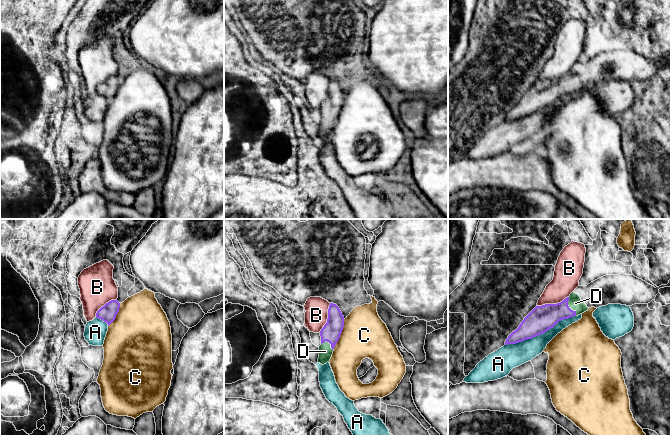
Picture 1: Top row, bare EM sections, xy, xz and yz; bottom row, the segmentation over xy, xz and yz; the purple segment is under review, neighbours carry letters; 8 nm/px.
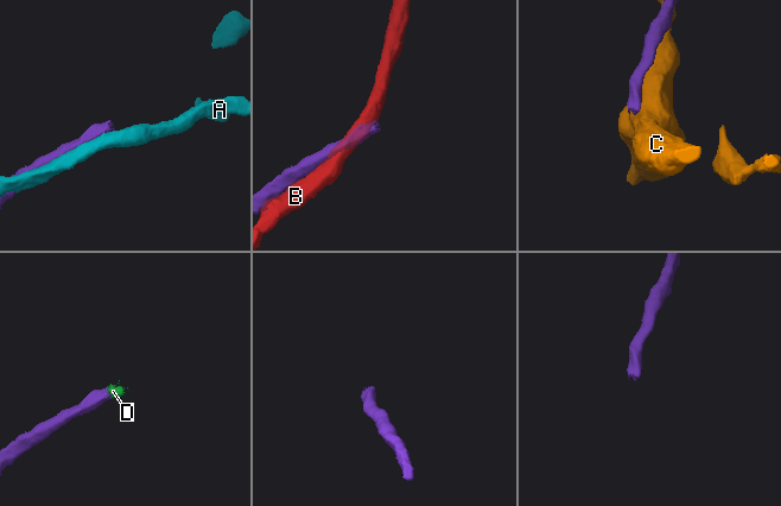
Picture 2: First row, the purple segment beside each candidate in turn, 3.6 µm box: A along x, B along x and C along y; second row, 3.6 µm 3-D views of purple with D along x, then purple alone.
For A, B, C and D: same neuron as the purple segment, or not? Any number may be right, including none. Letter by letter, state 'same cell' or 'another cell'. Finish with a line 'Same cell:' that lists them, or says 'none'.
A: another cell
B: another cell
C: another cell
D: same cell
Same cell: D

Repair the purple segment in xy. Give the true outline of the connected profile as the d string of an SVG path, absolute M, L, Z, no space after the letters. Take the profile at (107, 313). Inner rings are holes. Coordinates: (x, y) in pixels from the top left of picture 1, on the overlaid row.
M111 300L97 311L96 318L103 320L109 326L115 320L119 308L120 303L117 300Z

